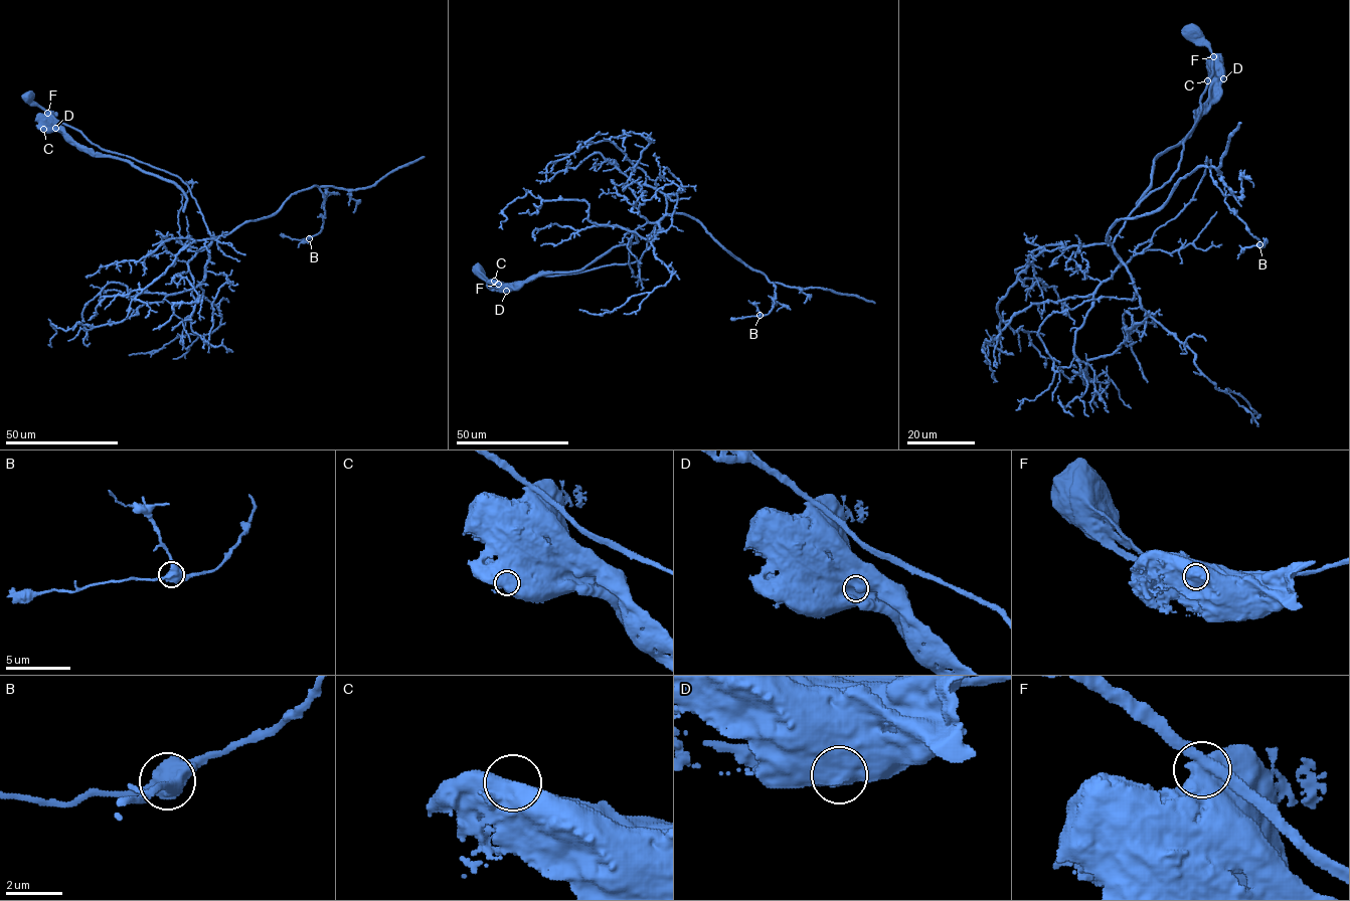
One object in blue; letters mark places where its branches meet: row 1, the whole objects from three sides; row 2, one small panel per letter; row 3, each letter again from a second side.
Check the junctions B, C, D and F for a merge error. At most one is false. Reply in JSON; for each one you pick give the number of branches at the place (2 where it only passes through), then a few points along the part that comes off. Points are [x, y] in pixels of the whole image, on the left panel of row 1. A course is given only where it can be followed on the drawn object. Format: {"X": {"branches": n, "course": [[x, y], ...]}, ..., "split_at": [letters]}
{"F": {"branches": 2, "course": [[47, 113], [90, 152], [128, 160], [143, 170], [173, 182], [182, 191], [187, 201], [183, 212], [161, 240]]}, "split_at": ["F"]}

